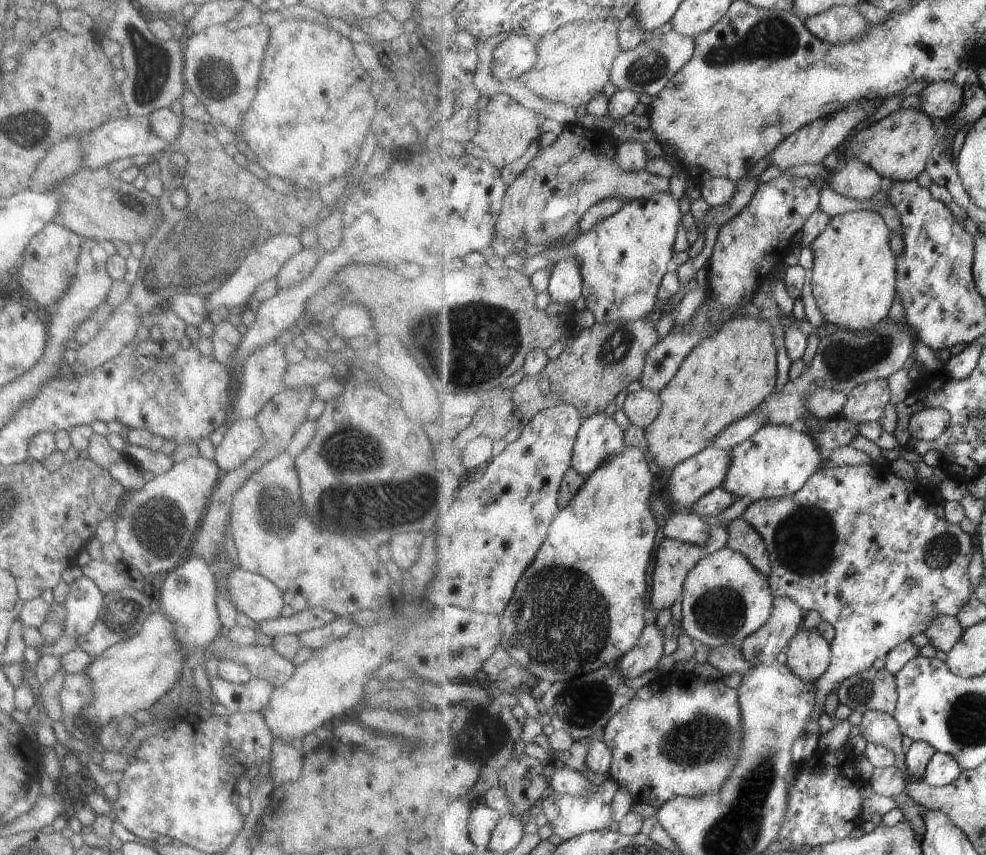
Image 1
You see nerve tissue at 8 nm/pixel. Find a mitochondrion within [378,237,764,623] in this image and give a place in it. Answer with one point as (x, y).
(472, 343)

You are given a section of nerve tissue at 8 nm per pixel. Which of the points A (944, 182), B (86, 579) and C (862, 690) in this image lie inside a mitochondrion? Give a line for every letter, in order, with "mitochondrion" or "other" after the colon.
A: other
B: other
C: mitochondrion

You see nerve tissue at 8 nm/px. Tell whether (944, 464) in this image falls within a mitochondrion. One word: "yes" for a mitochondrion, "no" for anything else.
no

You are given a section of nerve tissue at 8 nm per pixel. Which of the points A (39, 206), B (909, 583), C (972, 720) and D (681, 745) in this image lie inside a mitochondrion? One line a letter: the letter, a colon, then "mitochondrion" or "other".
A: other
B: mitochondrion
C: mitochondrion
D: mitochondrion

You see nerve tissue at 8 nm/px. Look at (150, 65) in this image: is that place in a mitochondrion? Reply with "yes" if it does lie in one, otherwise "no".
yes

